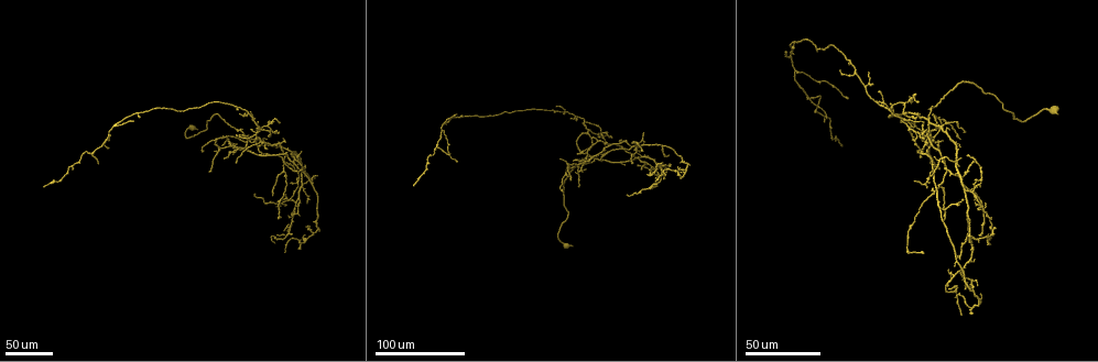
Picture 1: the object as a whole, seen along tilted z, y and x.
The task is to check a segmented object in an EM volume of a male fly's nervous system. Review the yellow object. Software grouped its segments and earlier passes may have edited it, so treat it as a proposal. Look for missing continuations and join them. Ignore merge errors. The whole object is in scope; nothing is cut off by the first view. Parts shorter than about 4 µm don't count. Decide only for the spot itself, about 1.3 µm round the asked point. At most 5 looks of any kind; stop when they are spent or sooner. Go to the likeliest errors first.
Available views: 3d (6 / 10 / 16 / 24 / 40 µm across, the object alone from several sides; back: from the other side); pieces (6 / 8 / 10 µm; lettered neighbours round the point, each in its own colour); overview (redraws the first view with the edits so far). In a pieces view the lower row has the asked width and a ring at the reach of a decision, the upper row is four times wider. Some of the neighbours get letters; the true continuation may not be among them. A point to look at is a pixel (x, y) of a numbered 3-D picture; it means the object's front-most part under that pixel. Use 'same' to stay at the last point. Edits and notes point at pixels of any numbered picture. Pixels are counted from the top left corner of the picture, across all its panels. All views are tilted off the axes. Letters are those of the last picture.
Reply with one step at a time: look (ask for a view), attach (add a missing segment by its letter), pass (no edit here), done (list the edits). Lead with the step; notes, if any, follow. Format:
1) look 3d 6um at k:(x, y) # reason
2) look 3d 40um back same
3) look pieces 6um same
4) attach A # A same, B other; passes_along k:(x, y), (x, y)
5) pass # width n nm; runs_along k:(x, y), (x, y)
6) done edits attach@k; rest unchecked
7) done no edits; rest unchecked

look 3d 40um at 1:(43, 185) # long arm stops here

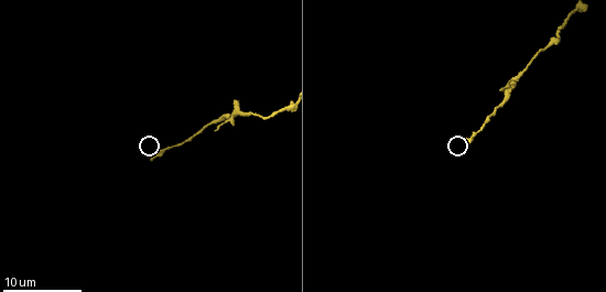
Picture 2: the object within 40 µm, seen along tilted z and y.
look pieces 8um at 2:(152, 157)

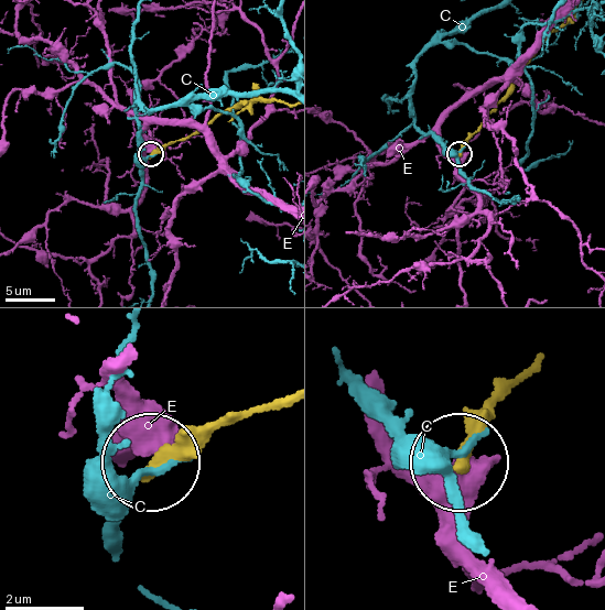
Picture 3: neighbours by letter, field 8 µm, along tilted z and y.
pass # C other, E other; runs_along 3:(514, 378), (460, 458); no lettered segment goes on from it

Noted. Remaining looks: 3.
look 3d 24um at 1:(649, 189)

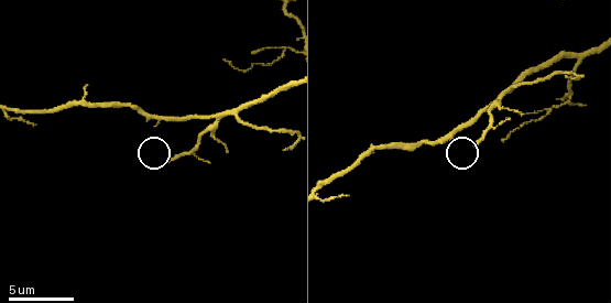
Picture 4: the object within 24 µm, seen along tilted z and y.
look 3d 6um at 4:(169, 162)

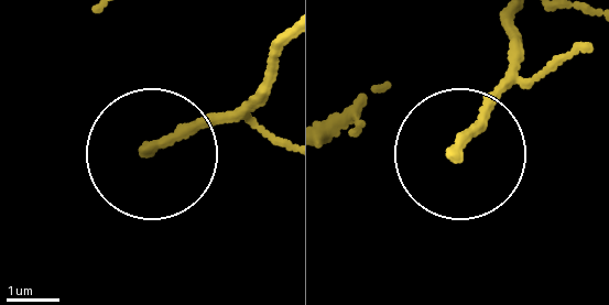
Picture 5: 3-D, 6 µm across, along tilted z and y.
look pieces 6um at 5:(148, 149)

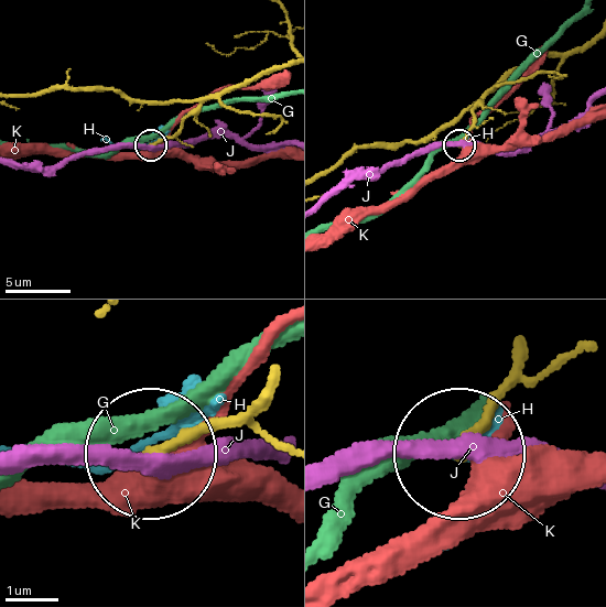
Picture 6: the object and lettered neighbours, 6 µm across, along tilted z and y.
pass # G other, H other, J other, K other; runs_along 6:(285, 63), (223, 90), (179, 130), (150, 143); none of them fits

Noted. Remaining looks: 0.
done no edits; rest unchecked

